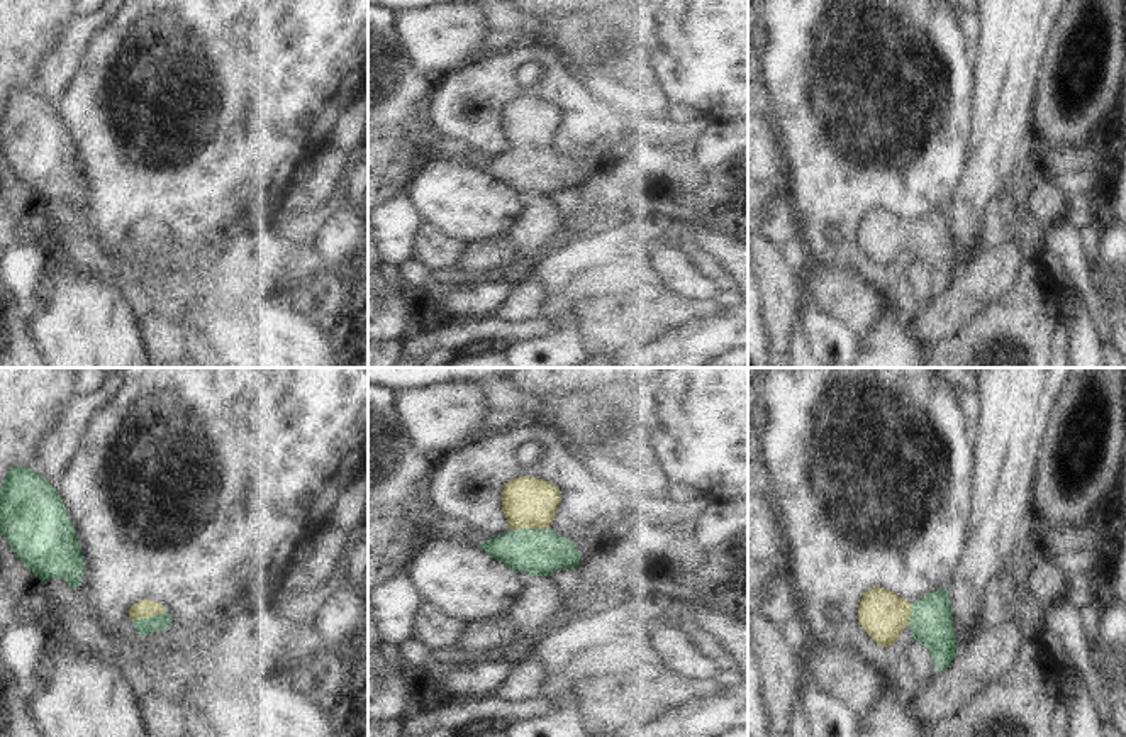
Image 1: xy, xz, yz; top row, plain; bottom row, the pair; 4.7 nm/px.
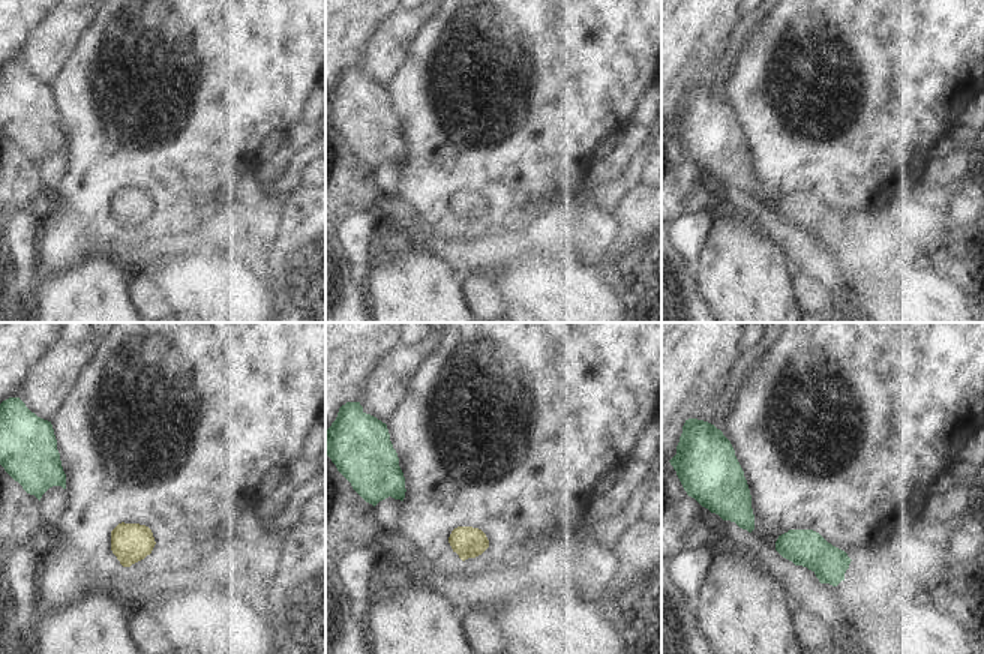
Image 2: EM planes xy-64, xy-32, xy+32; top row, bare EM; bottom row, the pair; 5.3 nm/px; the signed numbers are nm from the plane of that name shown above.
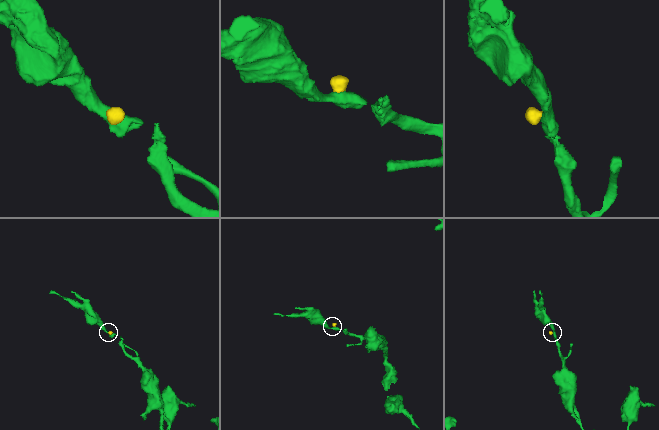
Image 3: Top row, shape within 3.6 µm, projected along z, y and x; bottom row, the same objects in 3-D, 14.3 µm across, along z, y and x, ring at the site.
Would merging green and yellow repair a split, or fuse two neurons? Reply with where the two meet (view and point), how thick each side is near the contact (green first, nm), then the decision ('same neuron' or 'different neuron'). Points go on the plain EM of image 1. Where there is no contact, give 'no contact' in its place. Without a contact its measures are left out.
xz (529, 149) | 220/240 nm | same neuron

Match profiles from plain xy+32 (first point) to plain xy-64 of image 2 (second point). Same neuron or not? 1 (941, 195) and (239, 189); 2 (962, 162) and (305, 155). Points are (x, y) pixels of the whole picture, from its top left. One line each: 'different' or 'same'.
1: different
2: different

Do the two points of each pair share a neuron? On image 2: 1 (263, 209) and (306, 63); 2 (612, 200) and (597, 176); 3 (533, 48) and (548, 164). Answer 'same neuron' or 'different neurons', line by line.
1: different neurons
2: different neurons
3: same neuron

